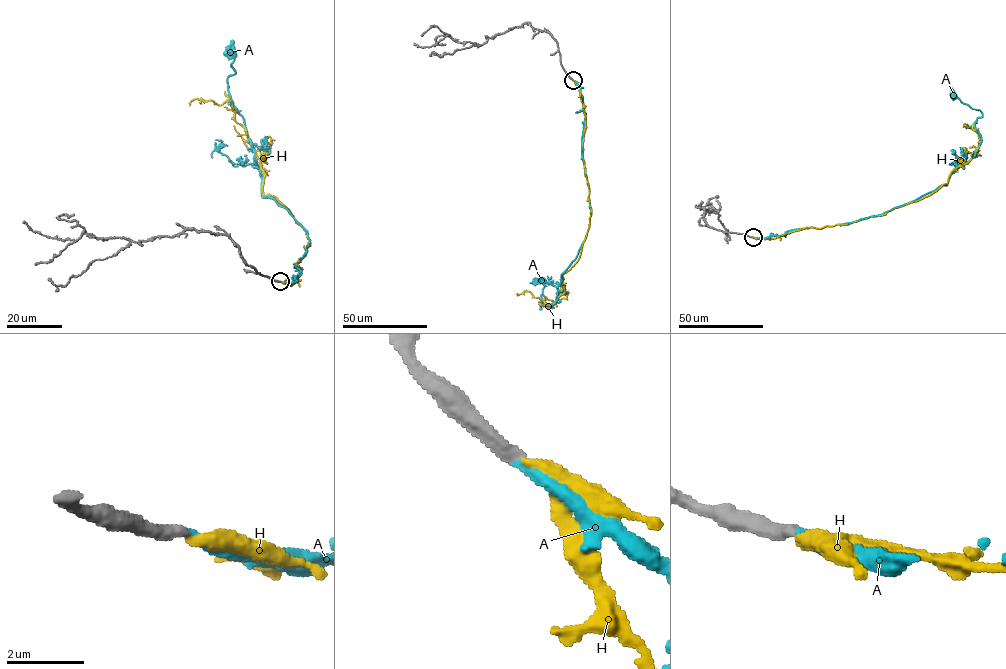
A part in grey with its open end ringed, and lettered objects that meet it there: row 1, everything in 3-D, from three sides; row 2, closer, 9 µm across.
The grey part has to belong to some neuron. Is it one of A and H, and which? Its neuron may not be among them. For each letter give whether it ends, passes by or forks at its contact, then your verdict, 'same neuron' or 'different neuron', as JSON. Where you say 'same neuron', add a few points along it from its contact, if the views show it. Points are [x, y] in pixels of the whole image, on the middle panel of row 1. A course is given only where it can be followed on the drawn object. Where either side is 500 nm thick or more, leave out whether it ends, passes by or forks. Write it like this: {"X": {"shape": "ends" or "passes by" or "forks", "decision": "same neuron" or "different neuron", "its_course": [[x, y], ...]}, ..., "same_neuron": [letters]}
{"A": {"shape": "ends", "decision": "same neuron", "its_course": [[573, 80], [580, 86], [585, 114], [581, 158], [590, 221], [551, 308], [542, 301], [540, 309], [542, 280]]}, "H": {"shape": "ends", "decision": "different neuron"}, "same_neuron": ["A"]}

